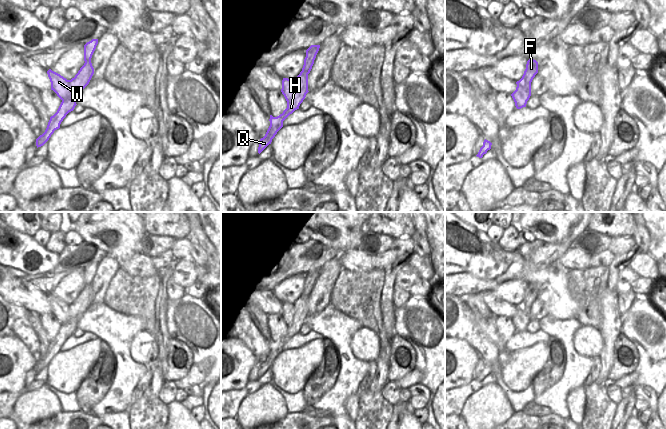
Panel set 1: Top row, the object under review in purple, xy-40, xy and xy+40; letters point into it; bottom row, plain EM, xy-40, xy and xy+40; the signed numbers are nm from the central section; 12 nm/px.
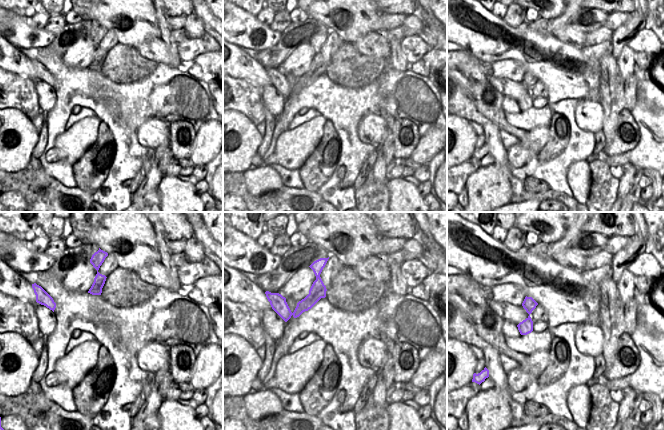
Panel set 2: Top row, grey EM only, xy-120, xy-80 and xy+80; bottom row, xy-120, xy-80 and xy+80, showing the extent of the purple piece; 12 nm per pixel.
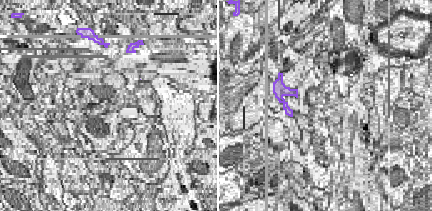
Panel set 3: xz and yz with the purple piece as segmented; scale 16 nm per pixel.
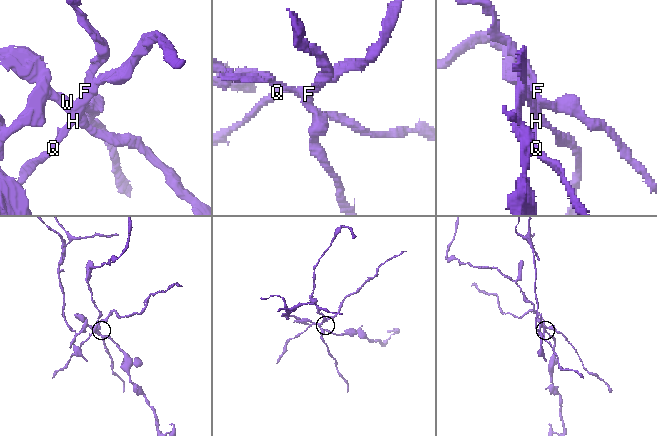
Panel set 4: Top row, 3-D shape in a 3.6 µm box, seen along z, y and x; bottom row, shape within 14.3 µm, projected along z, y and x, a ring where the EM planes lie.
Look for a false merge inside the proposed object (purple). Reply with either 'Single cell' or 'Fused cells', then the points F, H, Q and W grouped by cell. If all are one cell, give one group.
Fused cells. Groups: F / H Q W.

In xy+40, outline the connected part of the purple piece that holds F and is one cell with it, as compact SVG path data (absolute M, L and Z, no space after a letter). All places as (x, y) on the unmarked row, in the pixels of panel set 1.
M529 283L526 288L526 293L522 302L527 309L531 308L533 302L538 297L538 286L534 283Z

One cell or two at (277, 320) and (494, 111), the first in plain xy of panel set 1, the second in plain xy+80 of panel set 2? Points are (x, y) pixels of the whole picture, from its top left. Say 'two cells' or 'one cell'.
two cells

